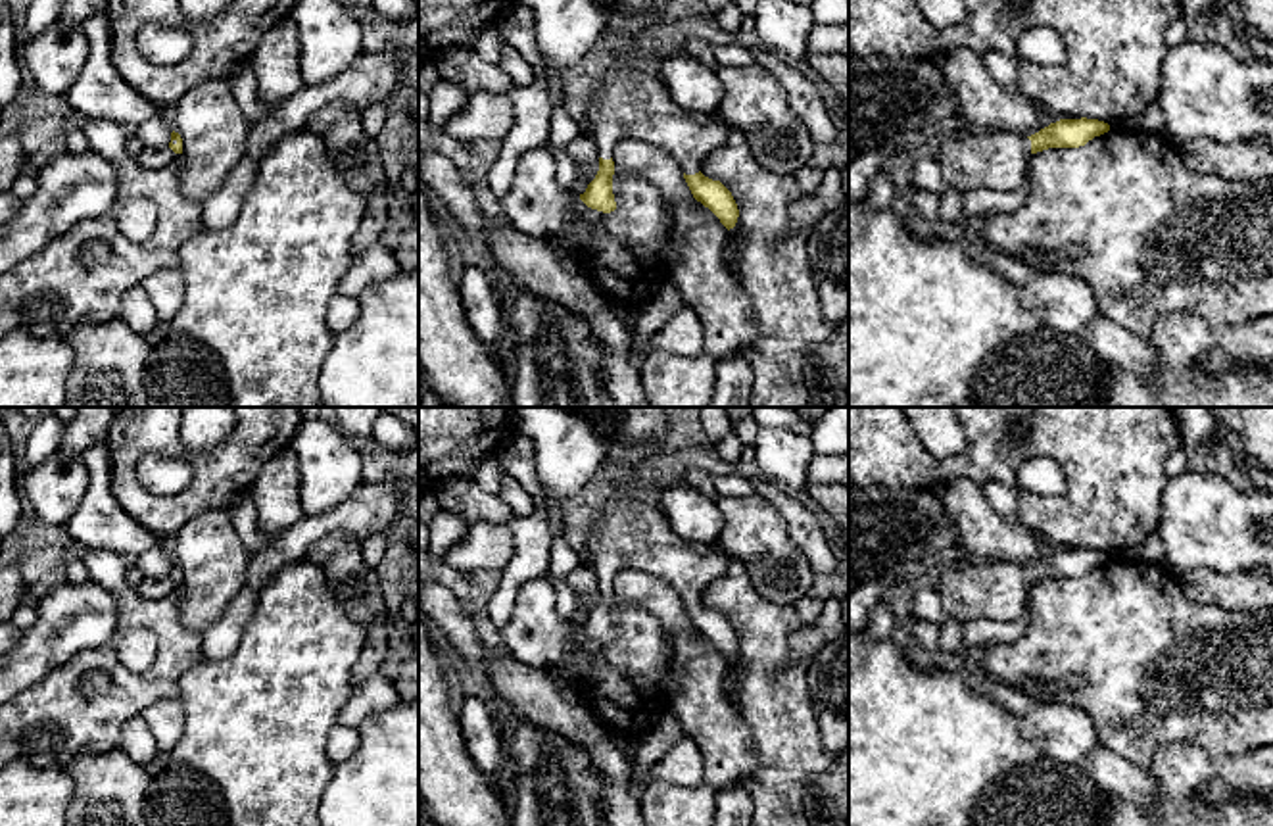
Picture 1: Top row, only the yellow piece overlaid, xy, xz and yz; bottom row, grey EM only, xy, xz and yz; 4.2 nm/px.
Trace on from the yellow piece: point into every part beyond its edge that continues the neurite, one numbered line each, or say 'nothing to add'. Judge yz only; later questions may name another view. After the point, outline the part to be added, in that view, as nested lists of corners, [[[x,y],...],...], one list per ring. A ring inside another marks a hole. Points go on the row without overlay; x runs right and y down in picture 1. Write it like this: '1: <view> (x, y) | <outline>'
1: yz (974, 588) | [[[966,557],[931,574],[947,619],[964,622],[1012,622],[1020,619],[1031,590],[1027,567]]]

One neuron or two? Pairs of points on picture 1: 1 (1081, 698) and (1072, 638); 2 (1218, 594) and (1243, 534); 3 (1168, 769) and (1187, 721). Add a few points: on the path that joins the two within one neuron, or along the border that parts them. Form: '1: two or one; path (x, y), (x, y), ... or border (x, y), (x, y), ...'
1: one; path (1089, 682), (1087, 654)
2: two; border (1252, 567), (1229, 573), (1195, 567), (1181, 573)
3: two; border (1224, 753), (1195, 744), (1164, 744), (1147, 765)

